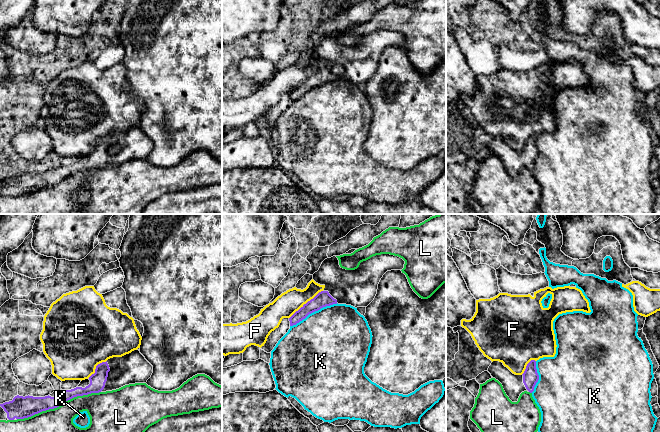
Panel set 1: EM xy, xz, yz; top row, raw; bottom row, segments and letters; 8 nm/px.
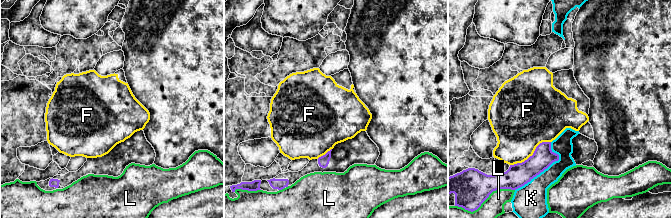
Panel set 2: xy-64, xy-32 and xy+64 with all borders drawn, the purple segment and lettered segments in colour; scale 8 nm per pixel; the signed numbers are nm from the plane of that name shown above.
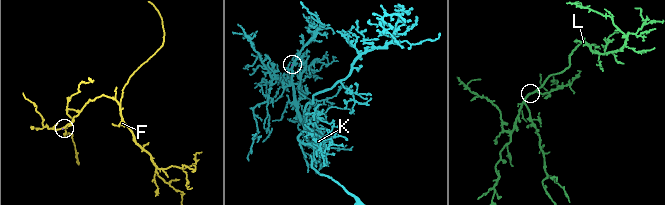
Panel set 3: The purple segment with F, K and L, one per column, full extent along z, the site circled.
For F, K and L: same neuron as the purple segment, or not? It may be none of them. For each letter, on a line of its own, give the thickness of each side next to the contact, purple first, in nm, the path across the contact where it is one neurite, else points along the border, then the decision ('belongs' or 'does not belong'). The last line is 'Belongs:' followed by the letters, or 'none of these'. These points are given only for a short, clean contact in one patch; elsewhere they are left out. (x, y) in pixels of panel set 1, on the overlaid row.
F: 120/190 nm | does not belong
K: 120/480 nm | does not belong
L: 170/200 nm | does not belong
Belongs: none of these

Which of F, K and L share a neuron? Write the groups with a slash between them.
F / K / L

